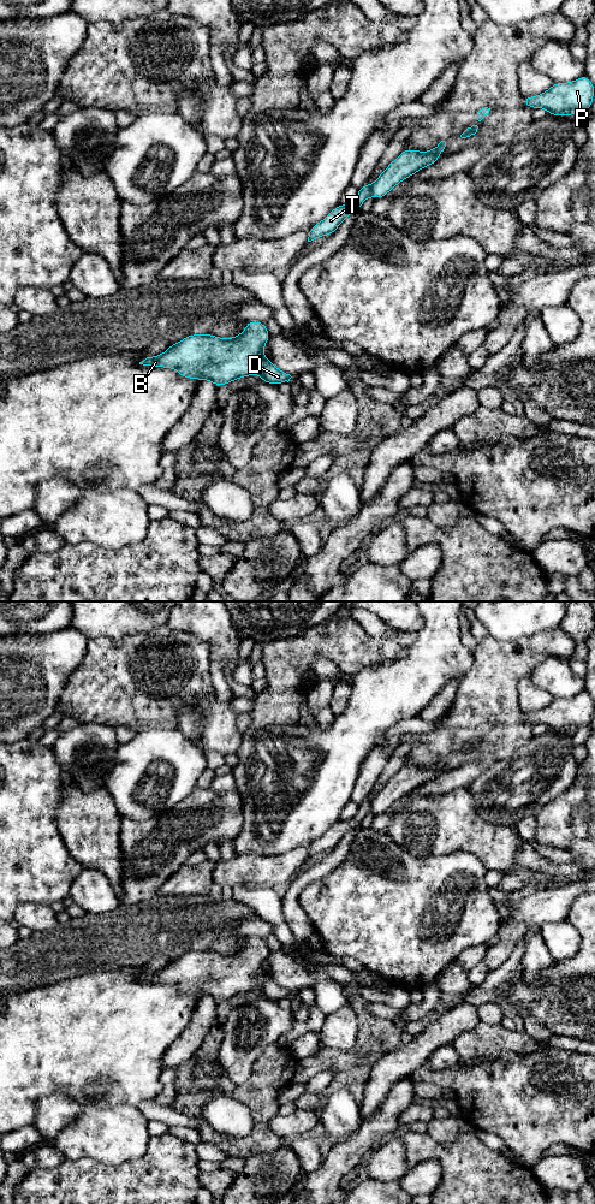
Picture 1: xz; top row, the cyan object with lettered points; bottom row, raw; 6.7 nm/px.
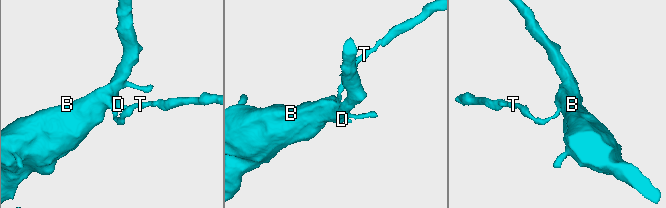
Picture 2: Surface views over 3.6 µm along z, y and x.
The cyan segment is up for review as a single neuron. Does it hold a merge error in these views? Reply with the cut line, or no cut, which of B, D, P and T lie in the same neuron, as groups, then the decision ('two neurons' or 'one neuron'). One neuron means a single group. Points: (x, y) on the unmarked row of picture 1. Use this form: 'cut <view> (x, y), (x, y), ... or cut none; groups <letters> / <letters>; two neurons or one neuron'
cut xz (369, 801), (370, 811); groups B D T / P; two neurons

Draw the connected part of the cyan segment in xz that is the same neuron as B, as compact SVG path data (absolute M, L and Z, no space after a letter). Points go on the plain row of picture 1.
M249 937L237 953L190 950L163 969L149 972L139 980L173 984L183 994L208 996L218 1003L252 990L258 990L261 997L278 1002L288 998L292 992L263 972L269 953L263 938Z

